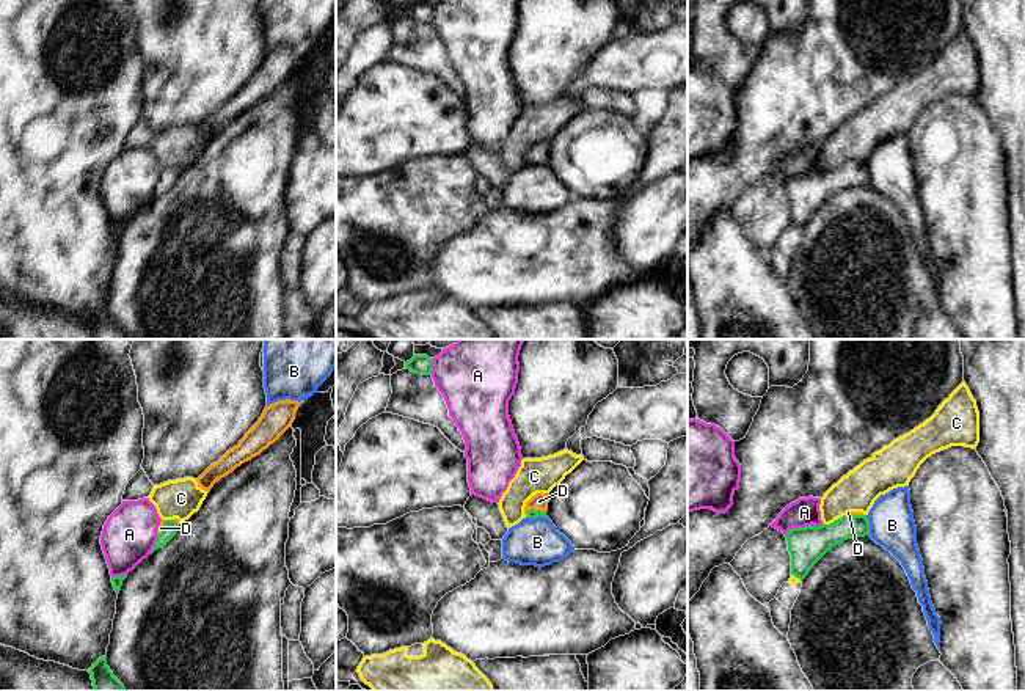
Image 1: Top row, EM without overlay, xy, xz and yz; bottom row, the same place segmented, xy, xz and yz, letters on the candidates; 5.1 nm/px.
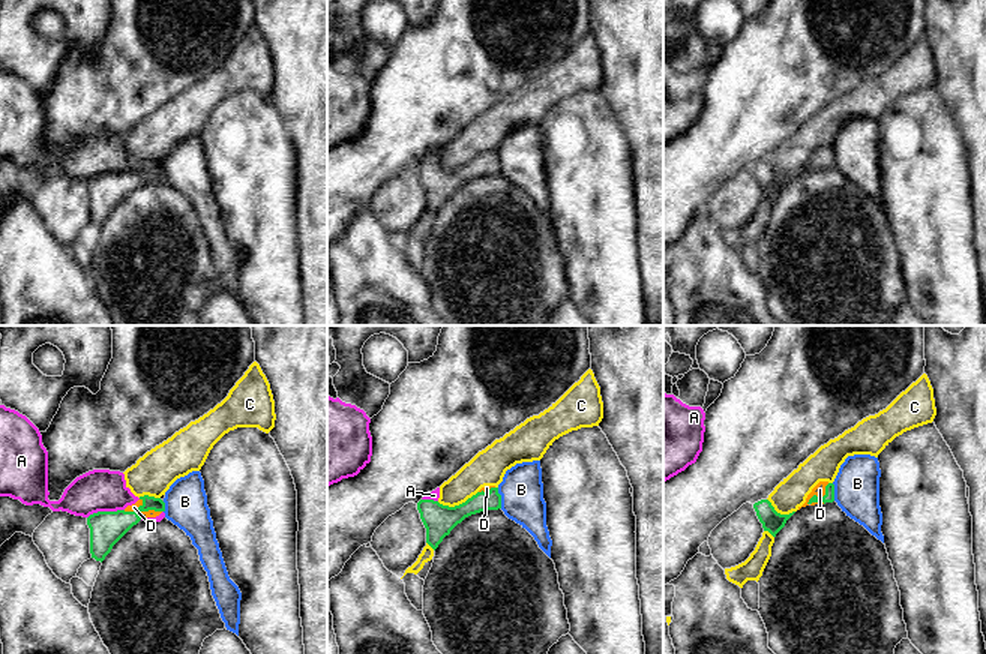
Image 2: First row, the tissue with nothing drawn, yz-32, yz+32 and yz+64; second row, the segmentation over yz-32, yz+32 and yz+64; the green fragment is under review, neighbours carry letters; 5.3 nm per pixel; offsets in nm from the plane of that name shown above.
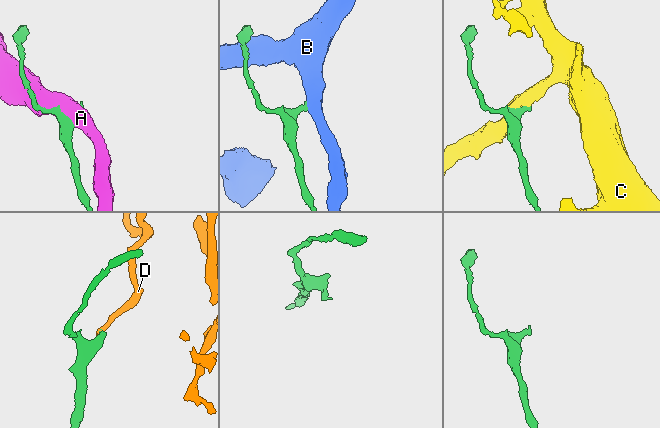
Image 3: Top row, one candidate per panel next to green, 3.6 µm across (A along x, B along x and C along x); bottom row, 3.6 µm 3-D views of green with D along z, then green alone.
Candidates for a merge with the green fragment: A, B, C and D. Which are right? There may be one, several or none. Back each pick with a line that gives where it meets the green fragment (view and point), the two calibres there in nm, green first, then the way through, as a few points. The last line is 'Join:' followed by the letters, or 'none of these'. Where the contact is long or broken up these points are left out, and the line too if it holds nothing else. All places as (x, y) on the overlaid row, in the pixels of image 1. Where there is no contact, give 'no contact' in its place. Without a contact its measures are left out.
D: contact xz (536, 511); calibres 50 and 90 nm; way xz (532, 514), (536, 511), (539, 501)
Join: D

